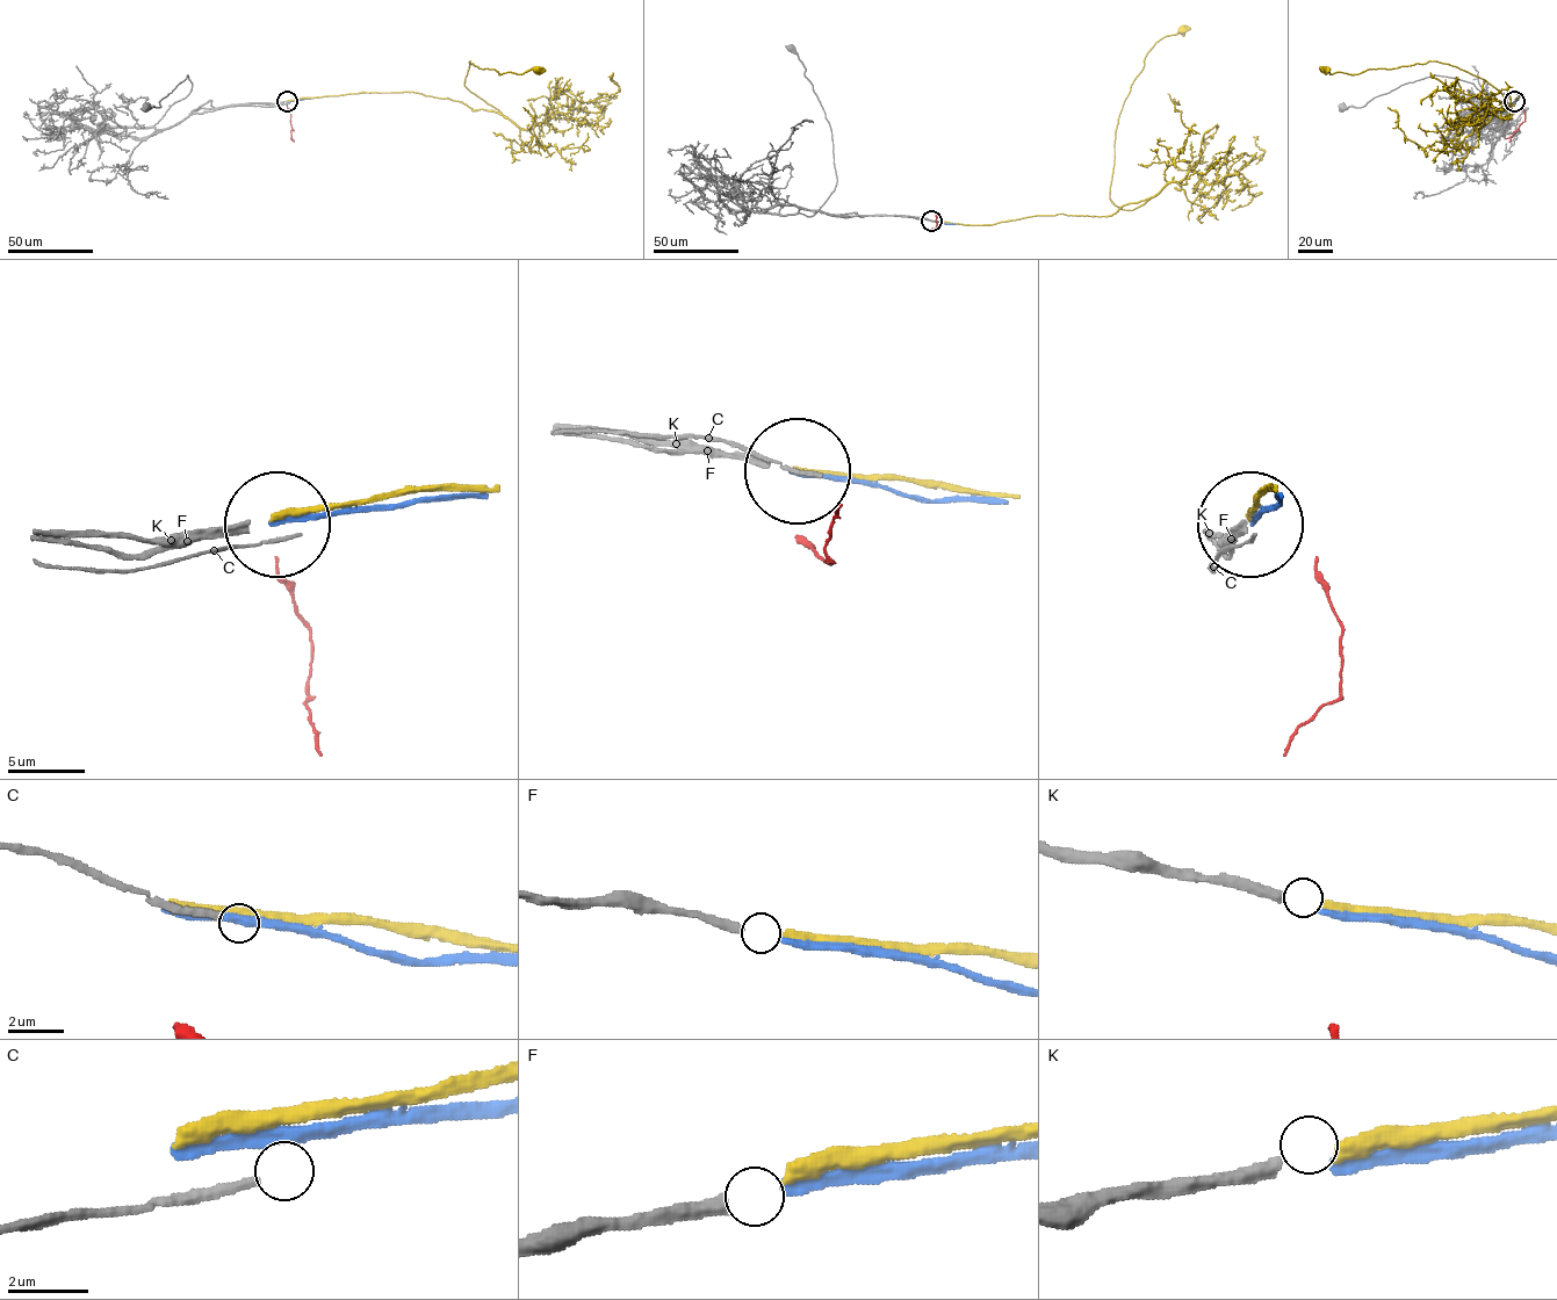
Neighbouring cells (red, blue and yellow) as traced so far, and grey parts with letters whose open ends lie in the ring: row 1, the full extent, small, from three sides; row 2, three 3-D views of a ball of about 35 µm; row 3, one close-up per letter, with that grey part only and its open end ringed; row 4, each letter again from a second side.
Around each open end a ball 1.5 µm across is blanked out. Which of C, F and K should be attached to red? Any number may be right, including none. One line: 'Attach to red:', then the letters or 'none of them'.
Attach to red: none of them

